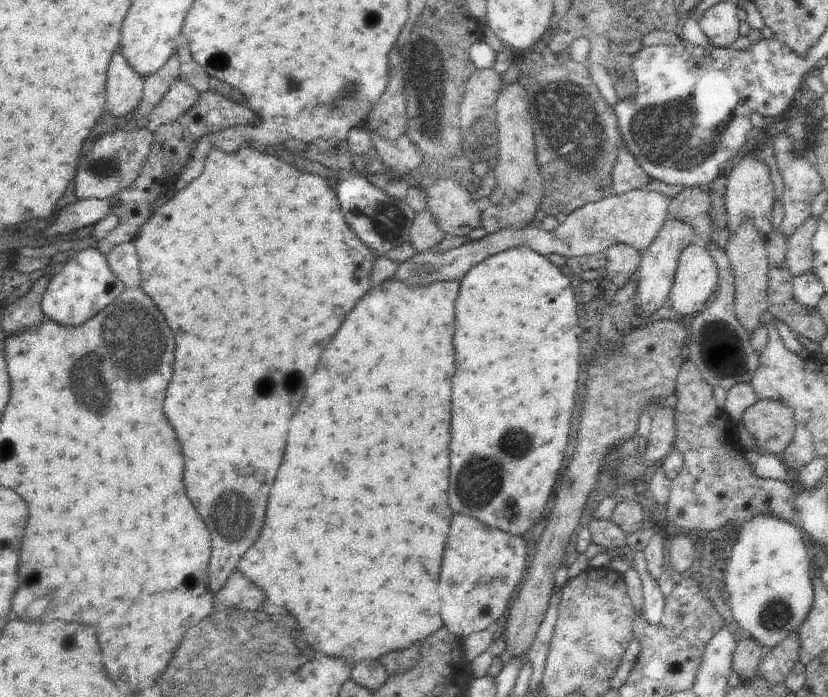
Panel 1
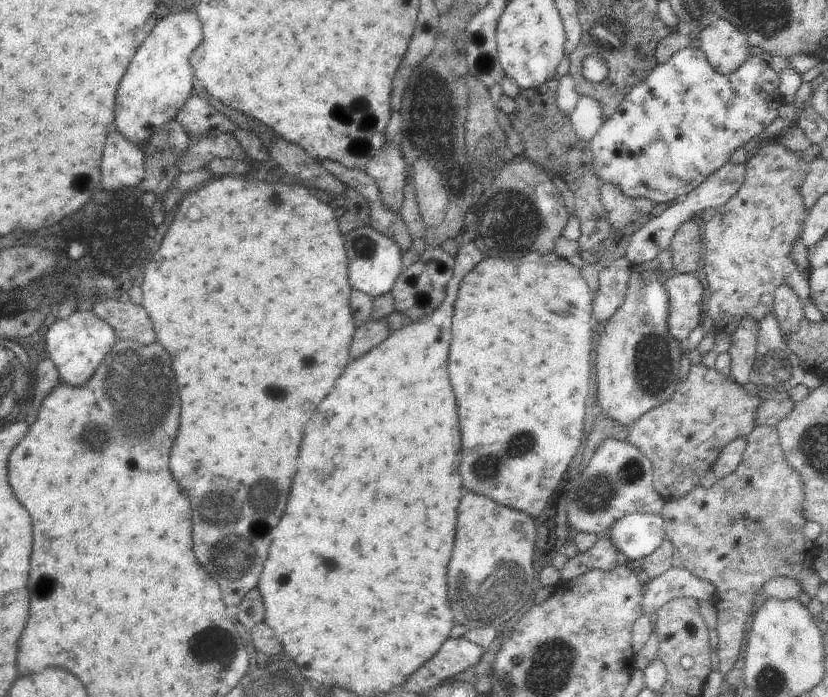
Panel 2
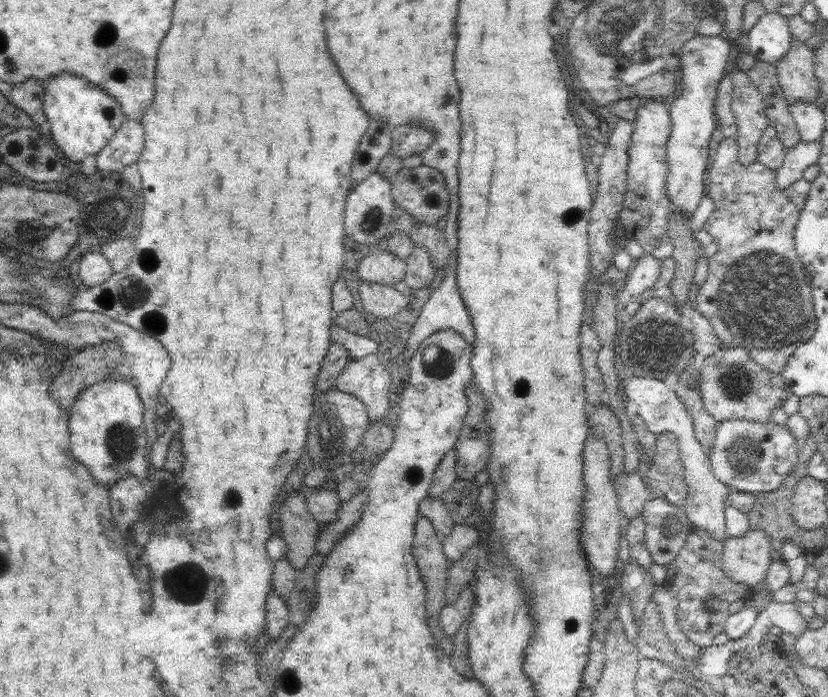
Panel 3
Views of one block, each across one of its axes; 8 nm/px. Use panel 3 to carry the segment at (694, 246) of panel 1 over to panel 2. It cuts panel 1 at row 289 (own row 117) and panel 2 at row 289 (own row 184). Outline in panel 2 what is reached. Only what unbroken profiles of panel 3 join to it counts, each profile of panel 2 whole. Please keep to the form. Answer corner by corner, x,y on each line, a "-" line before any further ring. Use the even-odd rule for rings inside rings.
675,274
663,284
669,298
667,332
673,340
685,344
699,324
703,286
699,274

